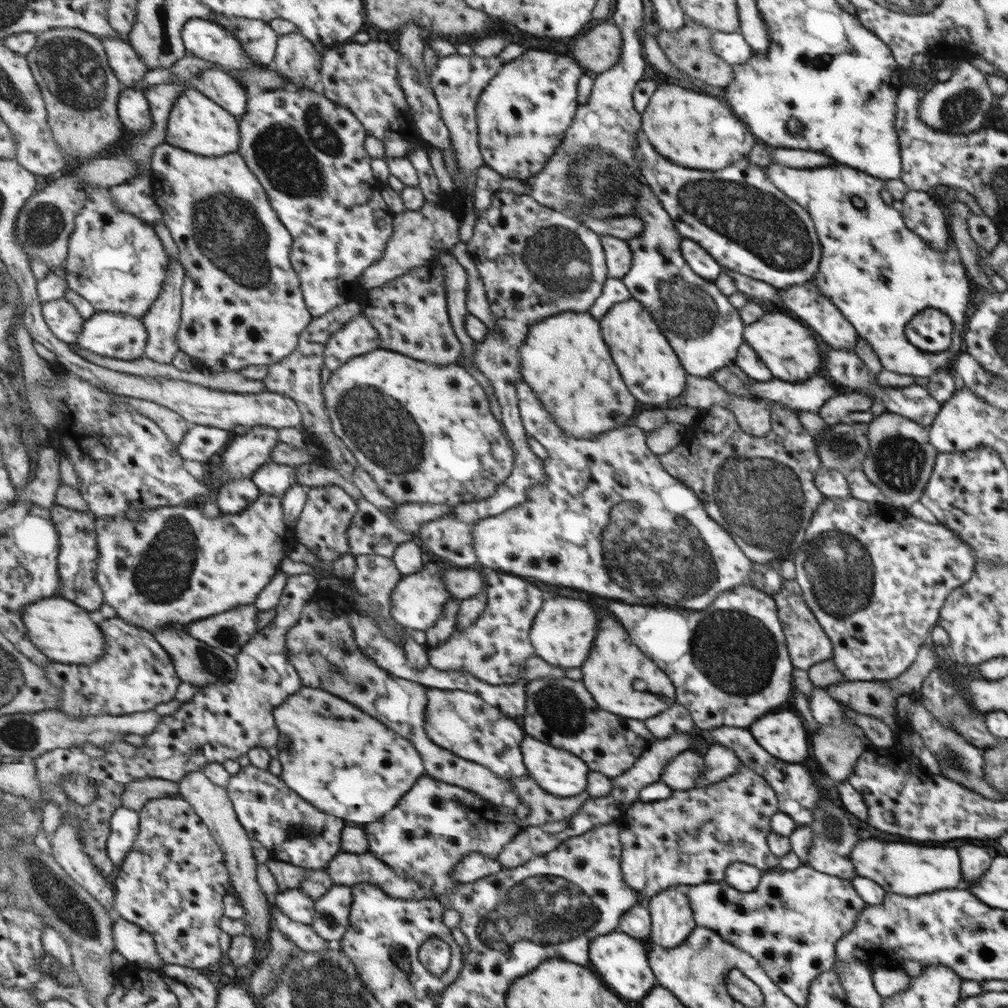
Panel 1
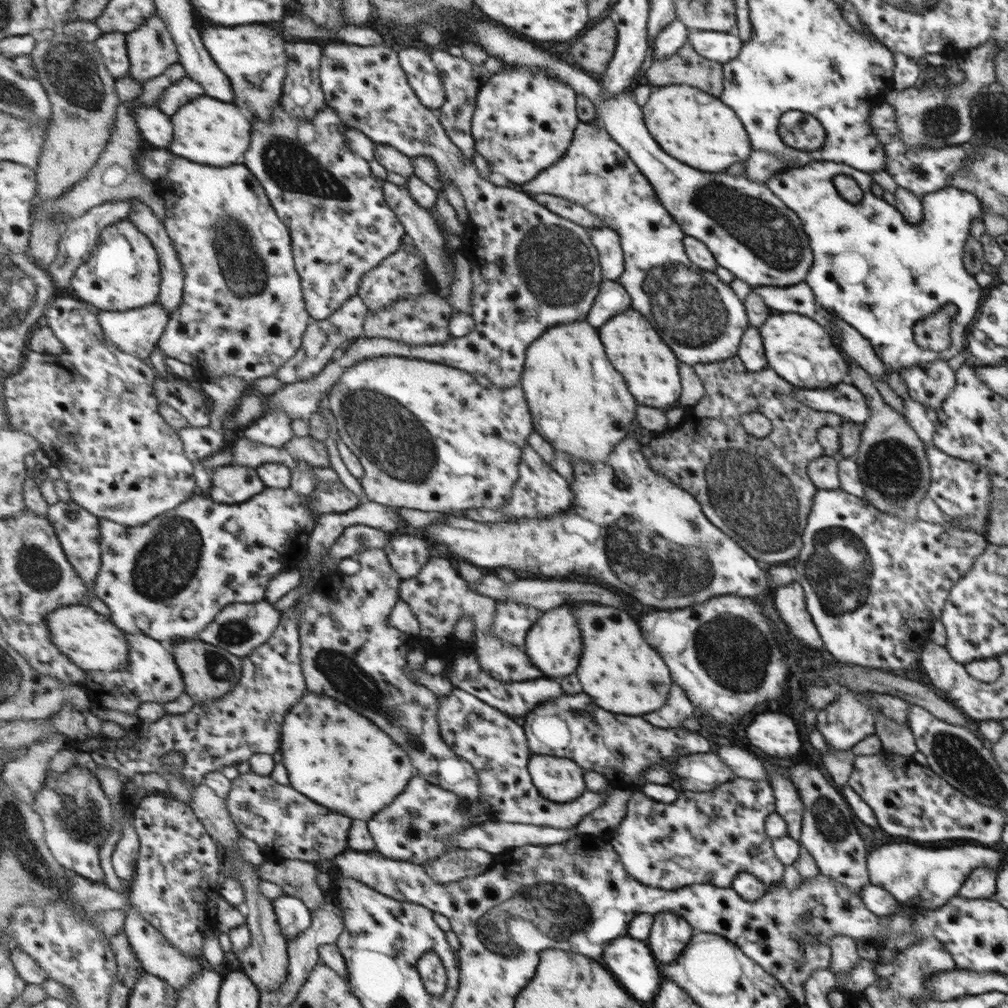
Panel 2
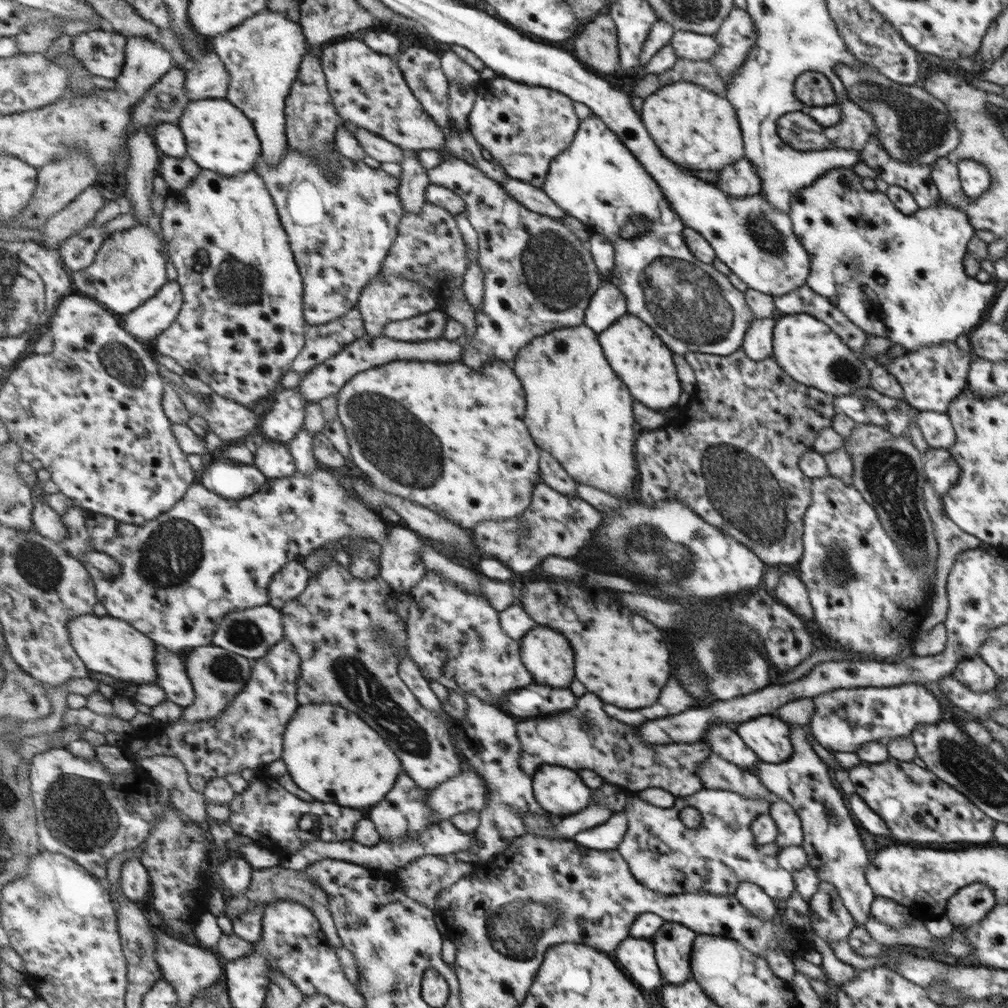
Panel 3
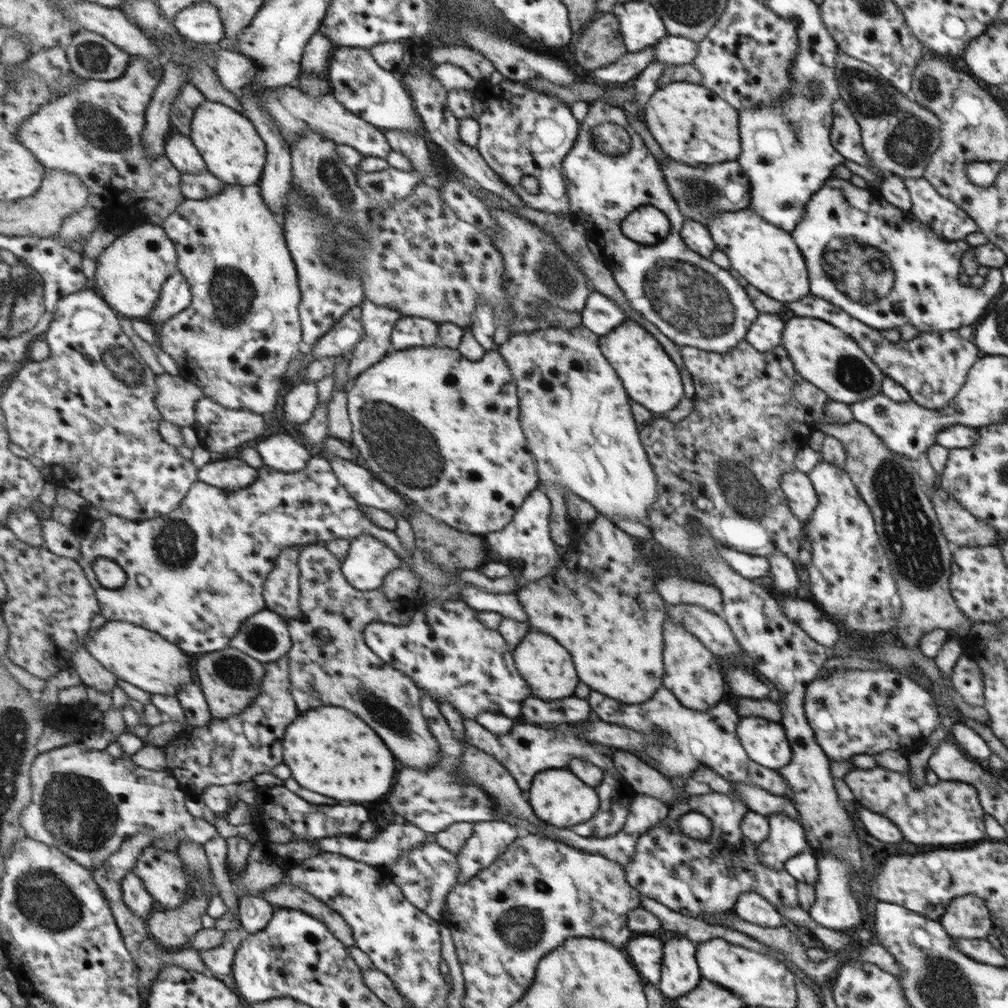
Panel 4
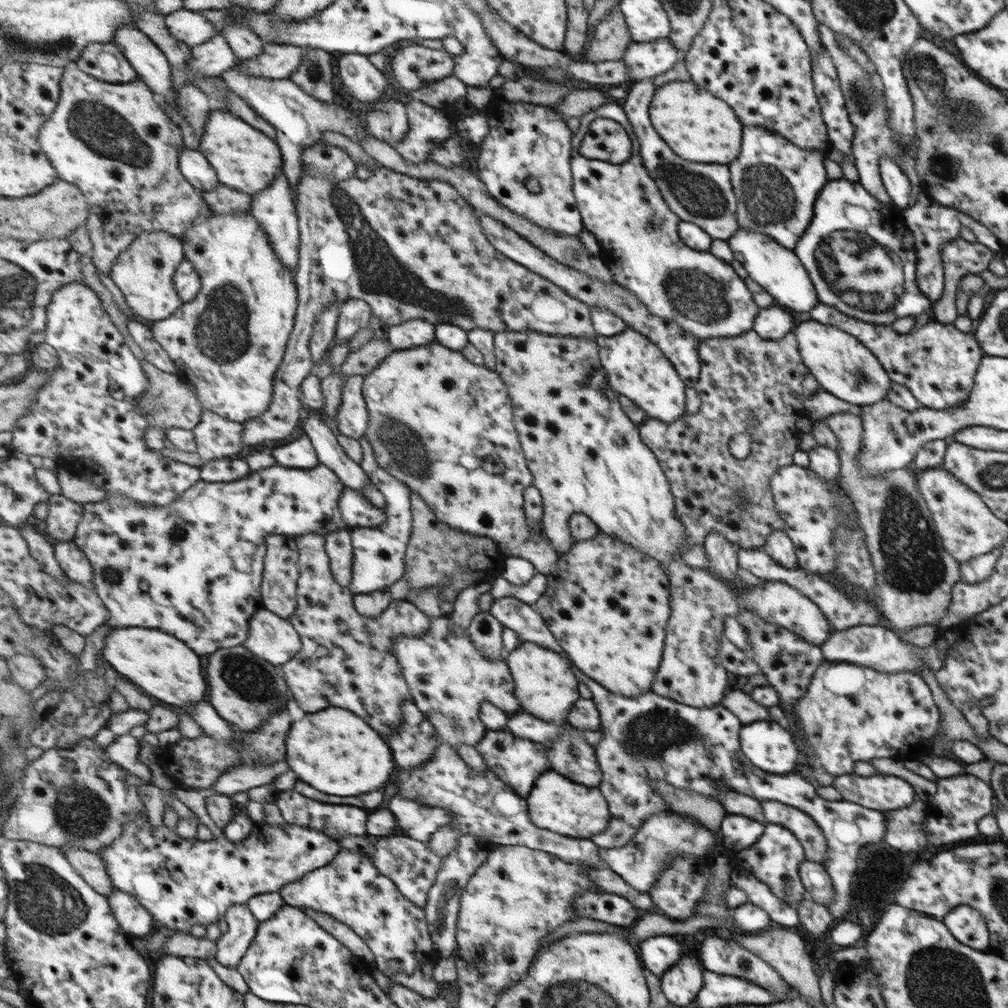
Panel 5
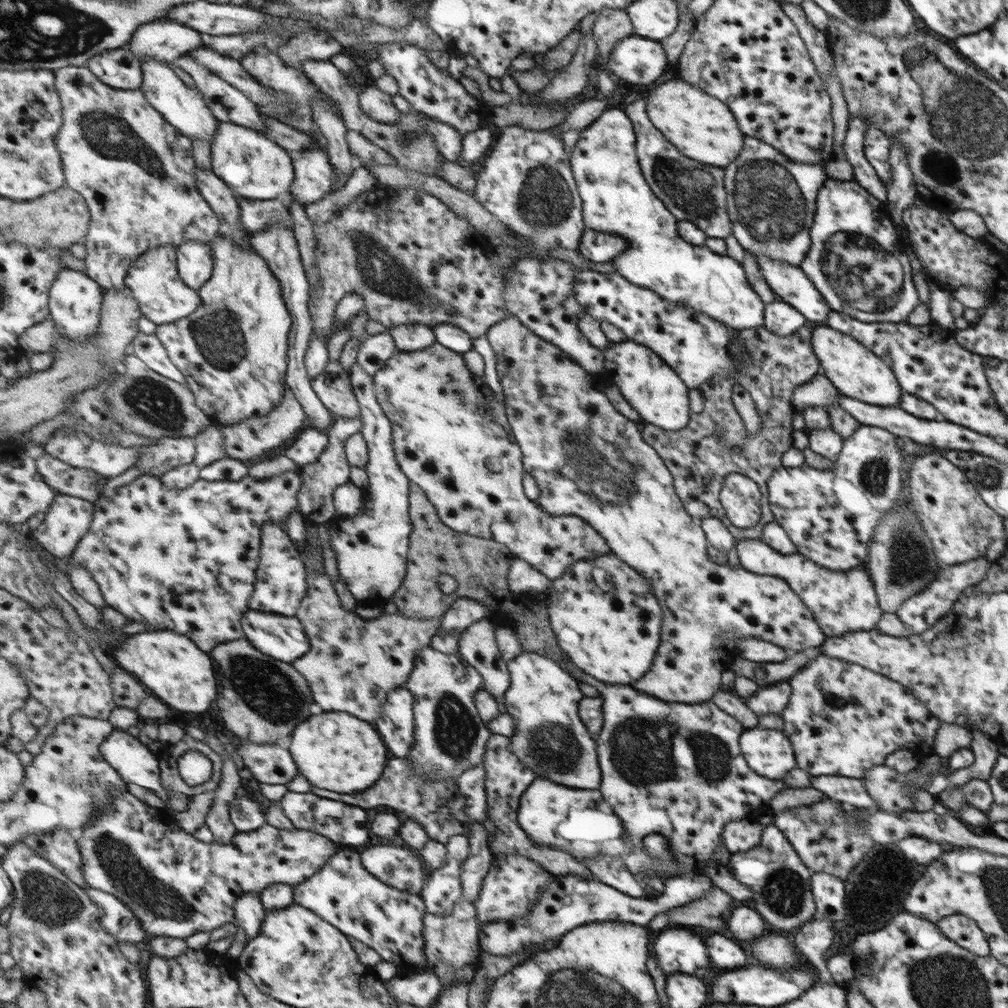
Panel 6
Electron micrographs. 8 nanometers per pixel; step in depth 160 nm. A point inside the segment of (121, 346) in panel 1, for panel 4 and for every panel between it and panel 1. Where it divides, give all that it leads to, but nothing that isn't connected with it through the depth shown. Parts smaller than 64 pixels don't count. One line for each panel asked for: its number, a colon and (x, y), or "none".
2: (137, 331)
3: (146, 323)
4: (177, 295)

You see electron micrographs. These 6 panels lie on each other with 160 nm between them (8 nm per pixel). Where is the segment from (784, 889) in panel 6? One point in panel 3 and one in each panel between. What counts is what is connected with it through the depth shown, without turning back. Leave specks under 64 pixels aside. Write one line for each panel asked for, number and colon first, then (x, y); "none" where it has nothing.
3: (789, 825)
4: (786, 838)
5: (773, 860)

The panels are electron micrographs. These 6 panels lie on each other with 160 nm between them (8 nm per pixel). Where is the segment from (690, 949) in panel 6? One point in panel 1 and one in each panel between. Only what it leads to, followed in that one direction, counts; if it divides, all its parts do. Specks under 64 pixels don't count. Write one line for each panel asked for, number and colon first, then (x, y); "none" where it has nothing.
1: (620, 959)
2: (630, 959)
3: (635, 956)
4: (645, 951)
5: (661, 952)

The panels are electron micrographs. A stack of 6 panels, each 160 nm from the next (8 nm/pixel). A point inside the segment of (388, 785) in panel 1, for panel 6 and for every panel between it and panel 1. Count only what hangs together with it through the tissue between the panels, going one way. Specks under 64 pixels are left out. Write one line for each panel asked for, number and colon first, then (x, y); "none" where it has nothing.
2: (343, 760)
3: (331, 753)
4: (331, 751)
5: (335, 751)
6: (336, 751)

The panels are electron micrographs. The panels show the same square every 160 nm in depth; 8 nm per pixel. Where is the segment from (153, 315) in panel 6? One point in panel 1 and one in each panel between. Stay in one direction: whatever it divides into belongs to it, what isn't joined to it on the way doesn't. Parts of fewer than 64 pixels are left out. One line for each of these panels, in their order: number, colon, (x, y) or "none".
1: (117, 261)
2: (124, 272)
3: (131, 266)
4: (131, 273)
5: (145, 273)

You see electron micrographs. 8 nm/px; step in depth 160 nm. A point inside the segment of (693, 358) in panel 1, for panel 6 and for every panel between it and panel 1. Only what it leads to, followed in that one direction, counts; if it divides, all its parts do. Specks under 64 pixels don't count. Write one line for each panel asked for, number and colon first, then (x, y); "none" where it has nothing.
2: (703, 318)
3: (598, 180)
4: (694, 303)
5: (620, 205)
6: (616, 200)

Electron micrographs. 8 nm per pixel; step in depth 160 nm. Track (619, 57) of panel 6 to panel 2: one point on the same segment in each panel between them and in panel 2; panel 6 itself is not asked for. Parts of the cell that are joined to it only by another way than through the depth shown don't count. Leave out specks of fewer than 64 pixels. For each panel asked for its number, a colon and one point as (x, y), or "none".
2: (718, 46)
3: (689, 45)
4: (672, 50)
5: (642, 60)

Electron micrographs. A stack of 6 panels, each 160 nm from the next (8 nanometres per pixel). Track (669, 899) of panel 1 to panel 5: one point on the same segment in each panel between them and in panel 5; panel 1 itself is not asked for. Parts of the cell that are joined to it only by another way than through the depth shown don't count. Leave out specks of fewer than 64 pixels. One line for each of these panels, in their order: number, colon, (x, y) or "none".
2: (669, 934)
3: (673, 943)
4: (680, 975)
5: (679, 983)

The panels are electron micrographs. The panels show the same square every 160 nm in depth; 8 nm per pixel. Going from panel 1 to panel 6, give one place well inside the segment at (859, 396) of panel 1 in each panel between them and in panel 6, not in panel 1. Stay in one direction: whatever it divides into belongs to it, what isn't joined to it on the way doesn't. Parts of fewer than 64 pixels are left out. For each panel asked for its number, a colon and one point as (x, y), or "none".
2: (757, 489)
3: (731, 453)
4: (750, 408)
5: (767, 378)
6: (773, 366)

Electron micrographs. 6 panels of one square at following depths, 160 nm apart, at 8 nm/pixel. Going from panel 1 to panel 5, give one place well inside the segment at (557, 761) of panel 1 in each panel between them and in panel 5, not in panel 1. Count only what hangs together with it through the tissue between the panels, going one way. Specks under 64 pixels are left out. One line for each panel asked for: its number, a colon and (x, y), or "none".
2: (561, 779)
3: (561, 791)
4: (558, 796)
5: (558, 804)

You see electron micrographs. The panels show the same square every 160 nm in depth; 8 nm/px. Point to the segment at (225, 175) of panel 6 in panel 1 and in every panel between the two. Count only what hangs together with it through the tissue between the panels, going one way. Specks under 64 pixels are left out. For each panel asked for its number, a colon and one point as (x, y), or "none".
1: (197, 123)
2: (208, 131)
3: (220, 137)
4: (235, 153)
5: (245, 159)

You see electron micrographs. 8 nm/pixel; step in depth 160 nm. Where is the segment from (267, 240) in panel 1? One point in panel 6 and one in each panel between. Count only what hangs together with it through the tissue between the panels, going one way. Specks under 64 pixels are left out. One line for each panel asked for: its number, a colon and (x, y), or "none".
2: (244, 313)
3: (243, 323)
4: (243, 329)
5: (229, 342)
6: (234, 351)

